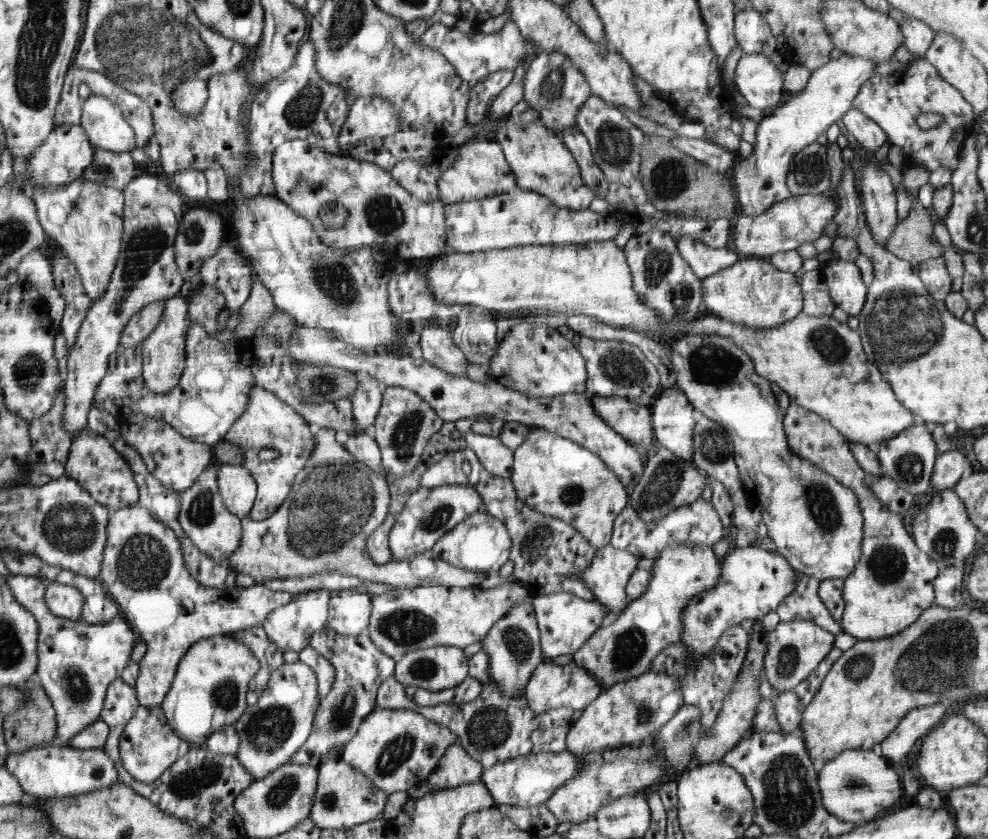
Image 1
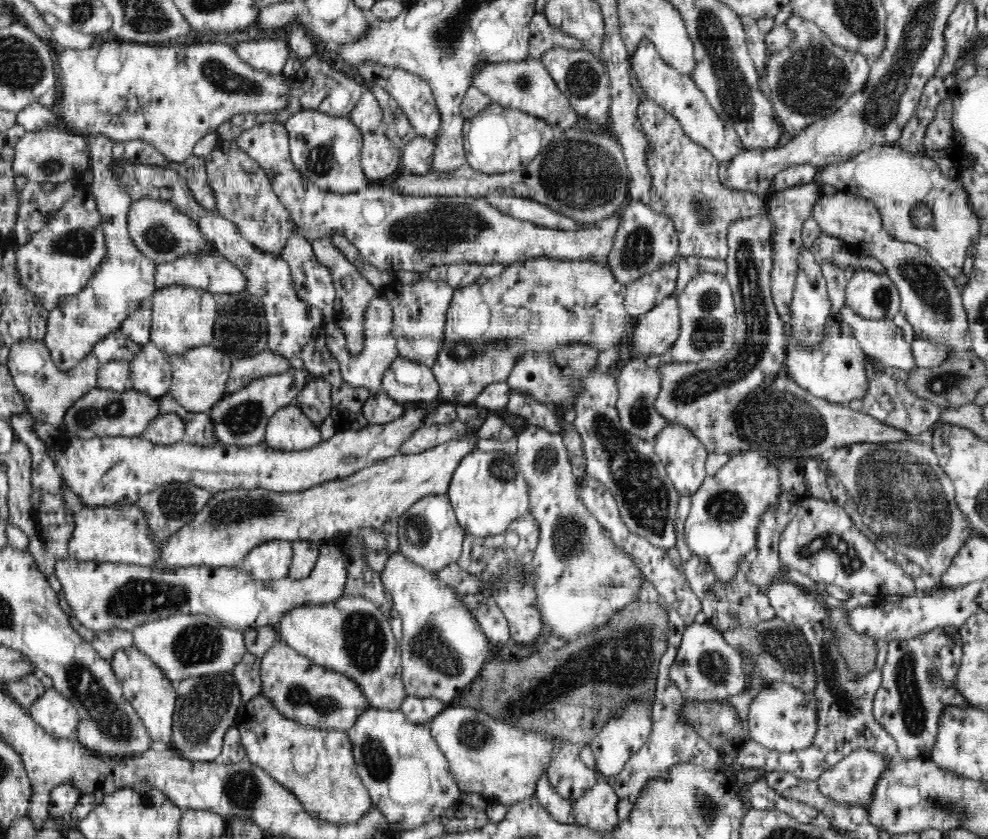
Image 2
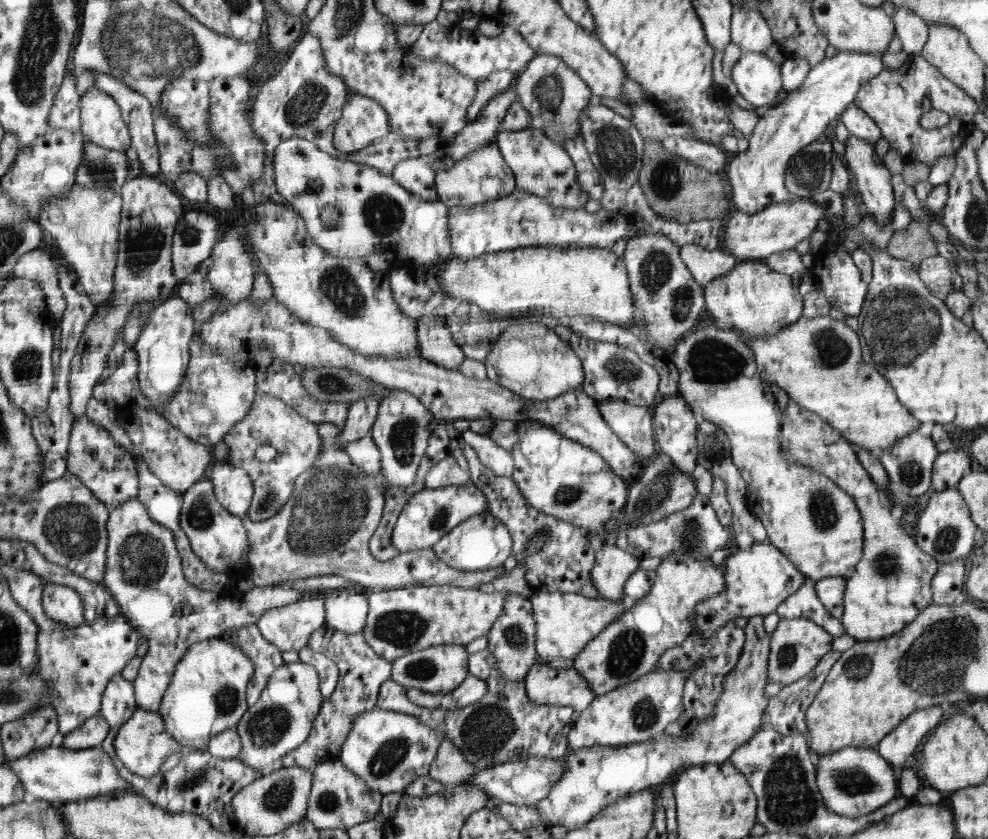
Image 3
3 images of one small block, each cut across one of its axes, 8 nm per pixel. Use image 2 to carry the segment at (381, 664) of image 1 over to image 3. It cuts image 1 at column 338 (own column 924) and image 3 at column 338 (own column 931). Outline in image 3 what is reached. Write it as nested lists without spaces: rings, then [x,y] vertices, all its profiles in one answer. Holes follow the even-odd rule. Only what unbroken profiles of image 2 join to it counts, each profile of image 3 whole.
[[[326,624],[314,631],[309,640],[311,650],[332,659],[339,668],[338,684],[334,692],[324,698],[308,738],[300,747],[284,756],[277,767],[304,767],[312,770],[317,764],[335,760],[348,732],[352,730],[352,720],[358,714],[364,714],[377,706],[380,685],[391,678],[392,663],[380,657],[368,645],[363,632],[346,634]]]

